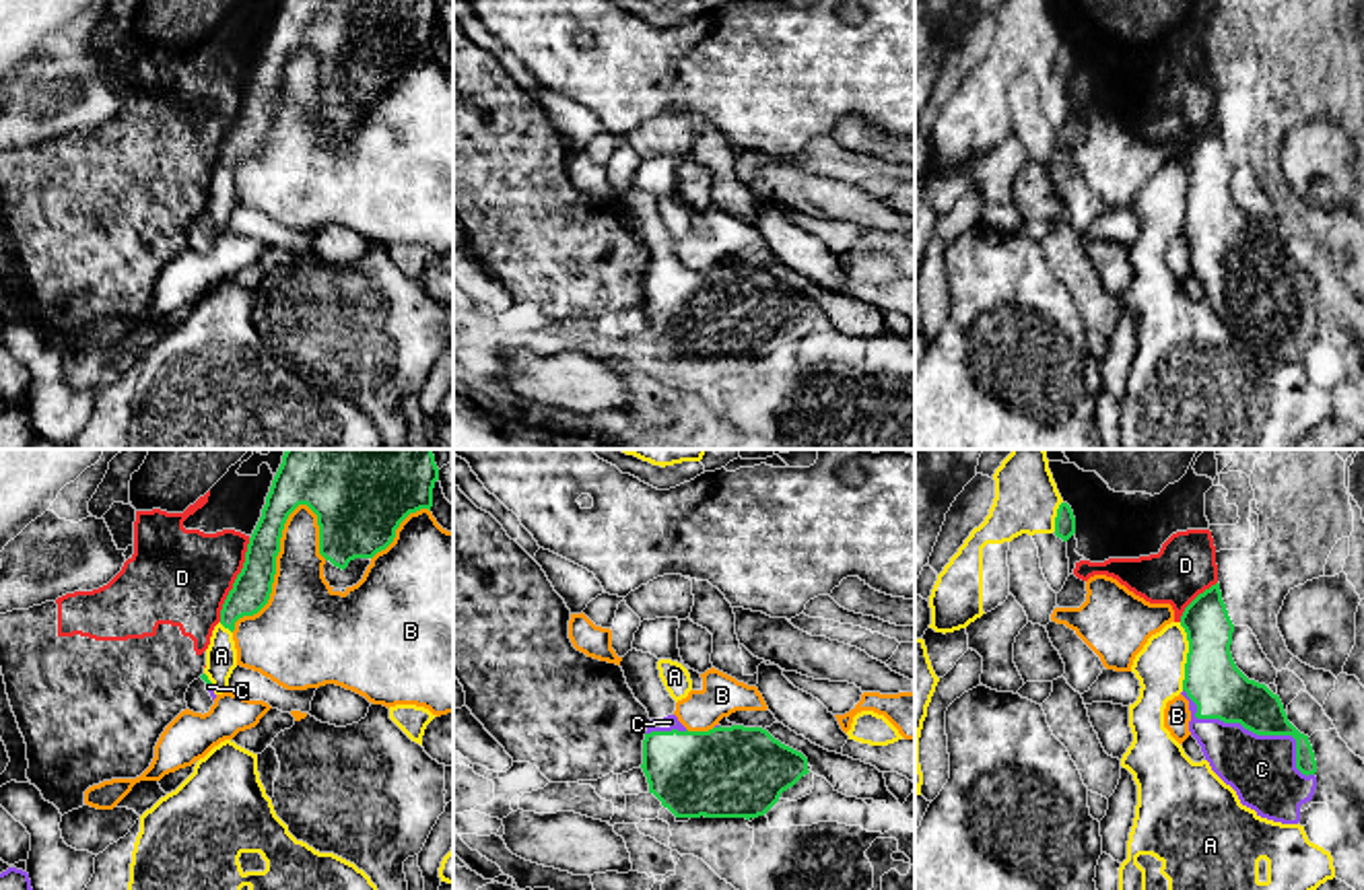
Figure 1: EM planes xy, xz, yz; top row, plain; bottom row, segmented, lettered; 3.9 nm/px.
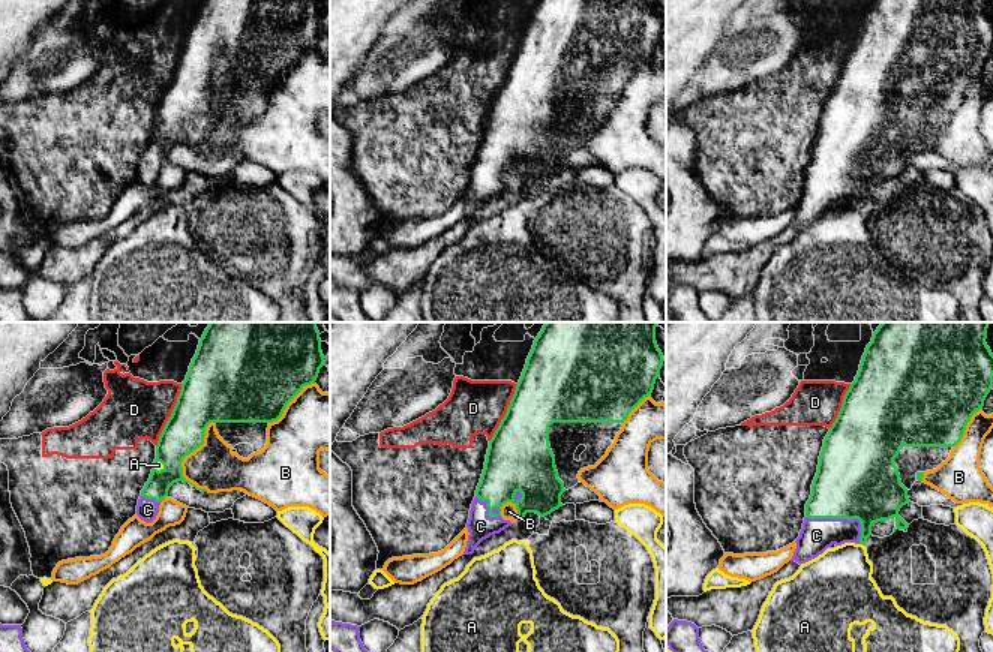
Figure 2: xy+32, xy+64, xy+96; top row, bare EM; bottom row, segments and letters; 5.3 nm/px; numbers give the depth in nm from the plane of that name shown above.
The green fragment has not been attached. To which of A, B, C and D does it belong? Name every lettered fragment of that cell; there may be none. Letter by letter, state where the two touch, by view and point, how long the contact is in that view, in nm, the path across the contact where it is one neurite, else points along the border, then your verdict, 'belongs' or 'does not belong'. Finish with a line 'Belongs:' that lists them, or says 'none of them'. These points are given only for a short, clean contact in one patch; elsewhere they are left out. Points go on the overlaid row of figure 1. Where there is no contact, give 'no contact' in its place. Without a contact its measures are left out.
A: contact yz (1187, 656); length 260 nm; does not belong
B: contact xy (275, 571); length 600 nm; does not belong
C: contact yz (1253, 732); length 600 nm; belongs
D: contact xy (235, 579); length 340 nm; does not belong
Belongs: C

